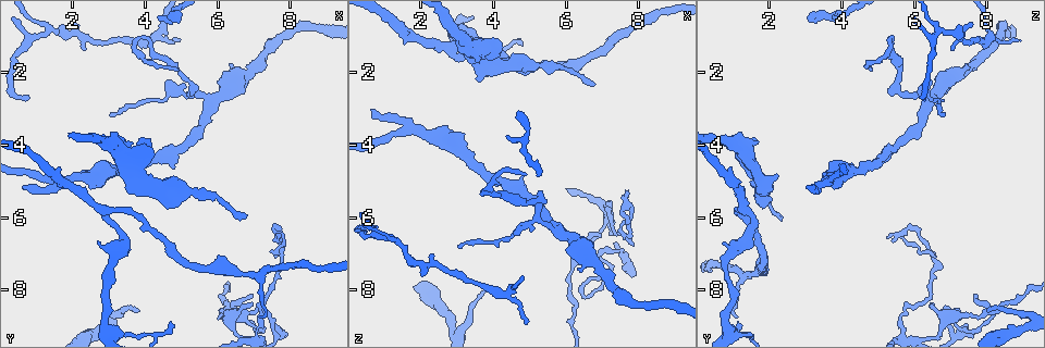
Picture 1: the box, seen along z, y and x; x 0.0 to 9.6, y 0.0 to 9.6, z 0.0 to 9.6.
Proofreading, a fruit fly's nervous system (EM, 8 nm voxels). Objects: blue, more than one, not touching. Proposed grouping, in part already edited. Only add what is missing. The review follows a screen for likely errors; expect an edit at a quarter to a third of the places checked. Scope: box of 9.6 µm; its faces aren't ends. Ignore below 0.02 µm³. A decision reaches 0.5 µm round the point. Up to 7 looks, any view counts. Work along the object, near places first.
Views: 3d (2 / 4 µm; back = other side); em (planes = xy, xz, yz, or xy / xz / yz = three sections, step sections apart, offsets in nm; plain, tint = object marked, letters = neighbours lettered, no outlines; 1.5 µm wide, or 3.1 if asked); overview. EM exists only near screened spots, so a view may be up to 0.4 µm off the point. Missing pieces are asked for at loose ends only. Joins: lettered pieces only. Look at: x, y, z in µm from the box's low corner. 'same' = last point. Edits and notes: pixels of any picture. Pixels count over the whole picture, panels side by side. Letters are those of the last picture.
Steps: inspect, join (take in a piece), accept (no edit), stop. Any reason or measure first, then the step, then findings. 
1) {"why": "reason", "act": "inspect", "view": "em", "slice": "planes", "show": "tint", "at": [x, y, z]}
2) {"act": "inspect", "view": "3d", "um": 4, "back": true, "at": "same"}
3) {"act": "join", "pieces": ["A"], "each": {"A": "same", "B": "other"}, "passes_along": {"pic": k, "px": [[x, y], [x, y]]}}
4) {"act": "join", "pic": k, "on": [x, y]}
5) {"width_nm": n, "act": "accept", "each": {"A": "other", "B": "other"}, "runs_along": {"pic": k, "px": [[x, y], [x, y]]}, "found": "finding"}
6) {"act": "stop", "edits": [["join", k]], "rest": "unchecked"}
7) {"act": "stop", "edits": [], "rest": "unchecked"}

{"why": "an open end", "act": "inspect", "view": "3d", "um": 2, "at": [0.85, 2.60, 6.25]}

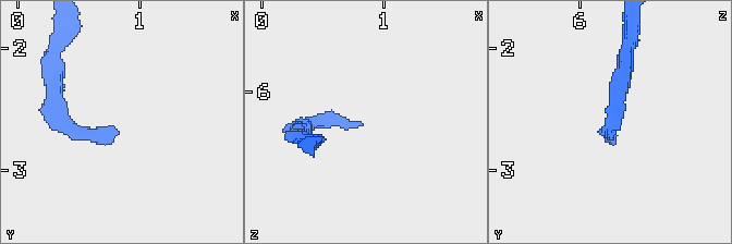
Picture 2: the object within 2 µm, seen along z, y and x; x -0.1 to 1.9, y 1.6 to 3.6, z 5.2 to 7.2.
{"act": "inspect", "view": "em", "slice": "xy", "step": 8, "show": "letters", "at": [0.80, 2.68, 6.26]}

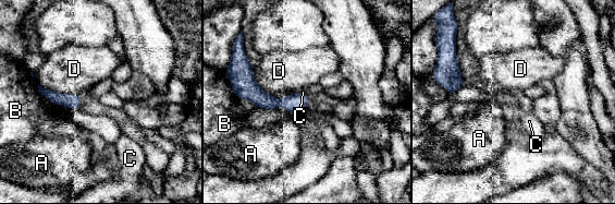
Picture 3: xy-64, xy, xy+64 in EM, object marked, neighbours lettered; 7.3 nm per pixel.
{"longest_contact_nm": ["B", 340], "act": "accept", "each": {"A": "other", "B": "other", "C": "other", "D": "other"}, "border": {"pic": 3, "px": [[295, 93], [310, 98]]}, "found": "no lettered piece goes on from it"}

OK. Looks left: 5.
{"why": "branch stops here", "act": "inspect", "view": "3d", "um": 2, "at": [0.70, 5.05, 3.10]}

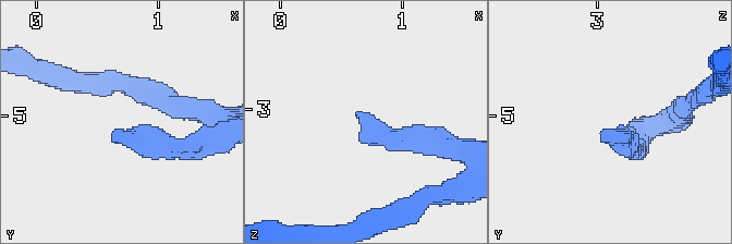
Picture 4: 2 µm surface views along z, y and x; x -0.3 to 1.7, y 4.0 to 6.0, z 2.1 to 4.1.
{"why": "shape alone is not enough", "act": "inspect", "view": "em", "slice": "xy", "step": 8, "show": "letters", "at": [0.64, 5.10, 3.04]}

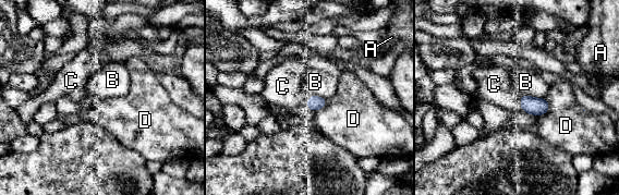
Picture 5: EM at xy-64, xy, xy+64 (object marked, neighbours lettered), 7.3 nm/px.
{"act": "inspect", "view": "em", "slice": "planes", "show": "letters", "at": "same"}

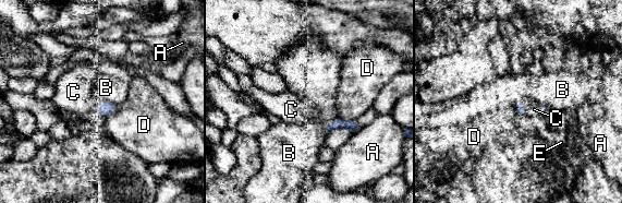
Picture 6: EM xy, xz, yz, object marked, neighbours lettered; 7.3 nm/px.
{"act": "join", "pieces": ["C"], "each": {"A": "other", "B": "other", "C": "same", "D": "other", "E": "other"}, "found": "it goes on there"}

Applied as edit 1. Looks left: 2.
{"act": "stop", "edits": [["join", 6]], "rest": "unchecked"}

